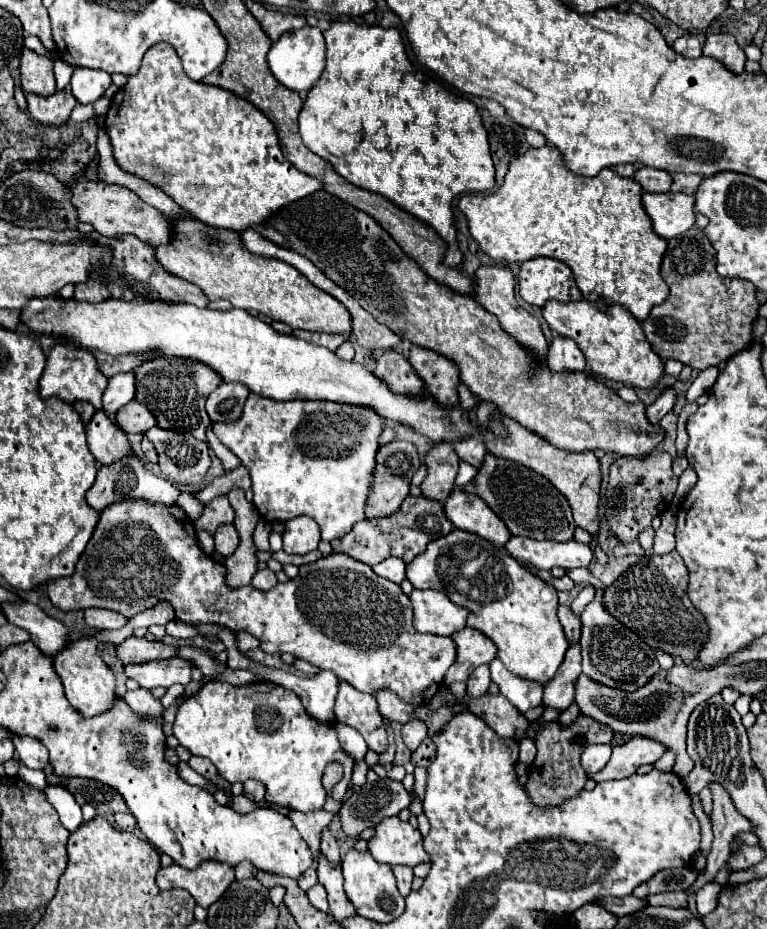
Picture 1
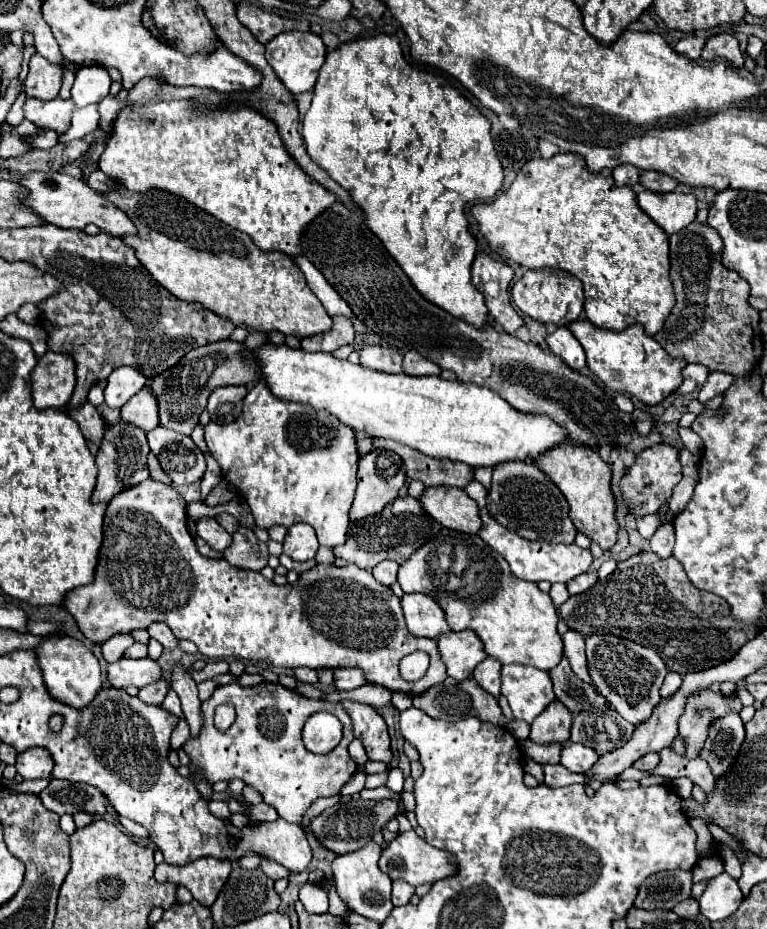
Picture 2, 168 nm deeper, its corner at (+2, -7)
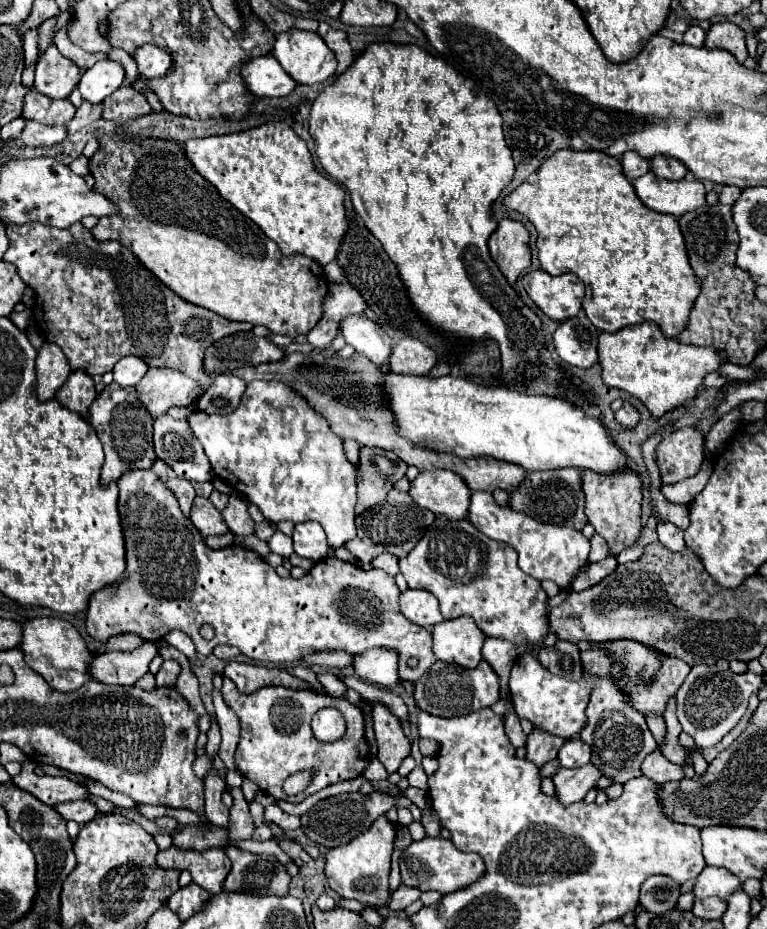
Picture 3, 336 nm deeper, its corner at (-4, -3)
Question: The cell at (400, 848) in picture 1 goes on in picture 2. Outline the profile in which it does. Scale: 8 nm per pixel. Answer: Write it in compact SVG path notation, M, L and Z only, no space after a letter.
M410 829L410 831L400 833L396 839L392 839L382 849L380 869L392 879L404 879L404 881L408 881L410 885L416 887L416 885L422 885L422 883L436 883L440 879L450 877L456 871L456 859L450 853L428 845L422 837L416 835L414 829Z

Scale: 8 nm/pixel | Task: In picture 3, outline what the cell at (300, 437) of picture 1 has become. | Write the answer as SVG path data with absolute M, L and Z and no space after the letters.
M252 381L246 387L238 409L230 415L208 415L196 409L192 411L192 417L188 417L188 423L196 439L202 443L204 453L208 455L212 471L222 477L236 493L254 503L266 521L318 521L324 527L328 545L332 549L342 547L346 541L356 537L356 467L346 459L342 439L330 431L326 419L318 415L296 391L278 381Z

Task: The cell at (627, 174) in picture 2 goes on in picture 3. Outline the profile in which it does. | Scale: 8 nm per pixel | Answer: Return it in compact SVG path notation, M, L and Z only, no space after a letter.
M624 153L622 155L622 169L624 169L624 175L630 179L630 181L634 181L634 179L638 179L638 177L642 177L644 173L648 173L648 169L650 169L650 165L648 165L648 159L644 159L644 157L640 157L638 153Z

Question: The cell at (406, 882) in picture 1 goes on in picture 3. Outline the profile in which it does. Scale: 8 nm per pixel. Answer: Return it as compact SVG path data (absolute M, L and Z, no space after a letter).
M400 885L400 887L390 895L388 907L390 907L392 911L404 911L404 909L406 909L410 903L414 903L418 897L420 897L420 889Z

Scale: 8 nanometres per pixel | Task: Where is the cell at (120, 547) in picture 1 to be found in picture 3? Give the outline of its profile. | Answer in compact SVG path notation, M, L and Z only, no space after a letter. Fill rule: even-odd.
M148 469L124 473L118 481L120 487L120 519L126 539L126 571L112 583L102 587L90 597L86 611L86 629L90 637L106 643L112 635L134 633L144 641L156 643L164 639L166 633L178 629L192 637L196 651L200 655L210 655L220 643L238 647L242 655L266 661L266 663L294 663L302 655L314 651L346 651L350 655L360 655L372 647L388 647L400 653L400 679L418 681L430 665L436 661L432 653L432 637L424 627L408 621L398 609L400 589L392 575L380 569L362 569L358 565L336 559L334 555L318 561L302 579L282 579L256 551L244 545L228 545L224 549L210 549L204 545L204 537L192 525L192 521L180 511L174 493ZM210 623L216 629L214 639L206 641L200 637L200 625ZM410 657L418 659L418 665L410 669L406 661Z

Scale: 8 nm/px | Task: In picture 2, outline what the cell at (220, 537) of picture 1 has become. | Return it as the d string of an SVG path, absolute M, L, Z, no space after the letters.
M200 519L198 523L198 535L214 549L214 551L226 551L230 547L230 541L232 541L232 535L226 533L218 523L216 519Z

